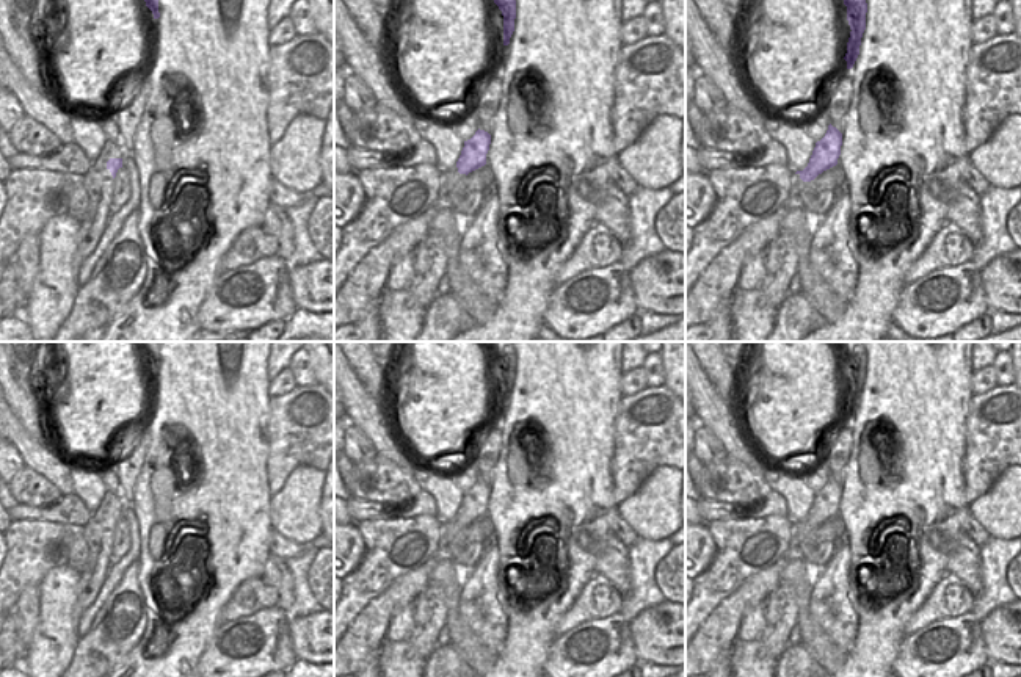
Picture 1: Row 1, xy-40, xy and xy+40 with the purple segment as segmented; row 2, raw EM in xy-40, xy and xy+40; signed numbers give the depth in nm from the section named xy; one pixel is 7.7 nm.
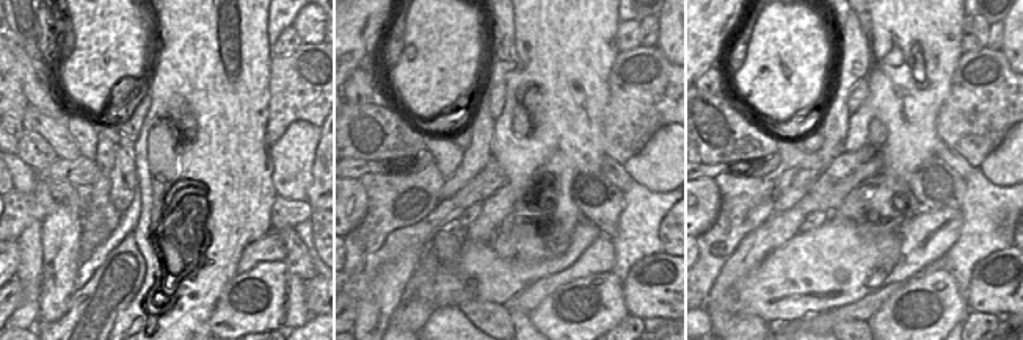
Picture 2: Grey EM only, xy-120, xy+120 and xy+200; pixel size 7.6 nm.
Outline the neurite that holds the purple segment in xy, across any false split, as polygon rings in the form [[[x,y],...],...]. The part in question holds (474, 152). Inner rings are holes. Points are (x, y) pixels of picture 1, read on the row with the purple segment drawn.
[[[477,130],[475,135],[464,141],[464,147],[456,161],[460,174],[469,174],[486,165],[486,154],[489,150],[491,135],[485,130]]]

